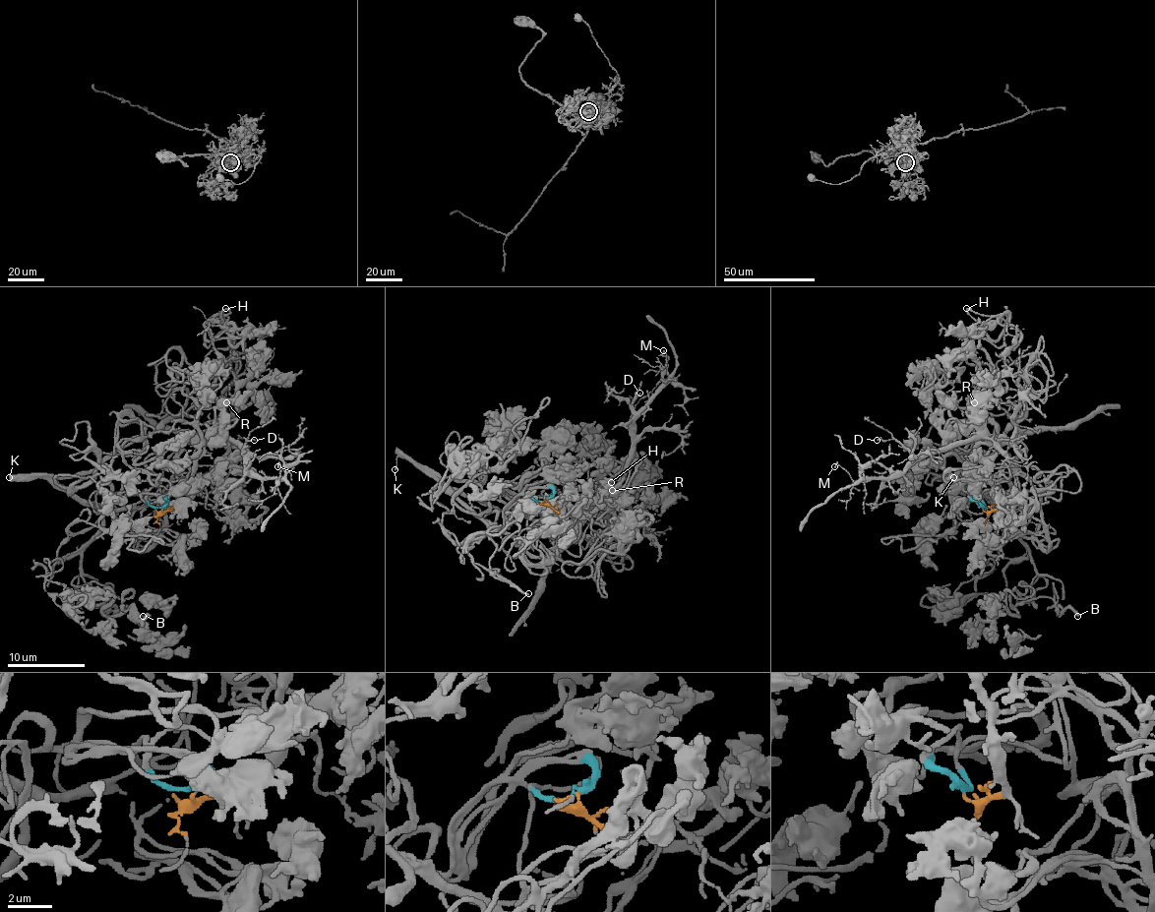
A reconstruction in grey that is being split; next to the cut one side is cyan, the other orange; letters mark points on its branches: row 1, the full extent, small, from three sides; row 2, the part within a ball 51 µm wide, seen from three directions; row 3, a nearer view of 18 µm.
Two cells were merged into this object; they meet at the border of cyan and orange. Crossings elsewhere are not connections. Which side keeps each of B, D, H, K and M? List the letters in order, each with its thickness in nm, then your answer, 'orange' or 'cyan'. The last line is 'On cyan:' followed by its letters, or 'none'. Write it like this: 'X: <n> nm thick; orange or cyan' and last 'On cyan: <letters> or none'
B: 200 nm thick; cyan
D: 100 nm thick; orange
H: 170 nm thick; cyan
K: 160 nm thick; cyan
M: 150 nm thick; orange
On cyan: B, H, K

